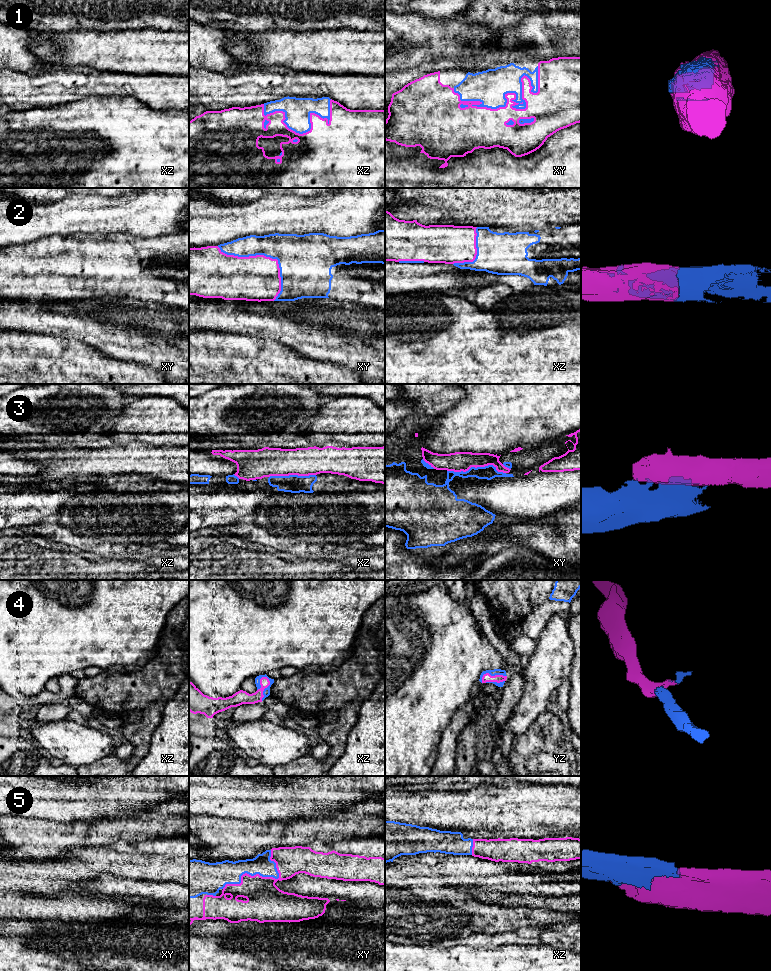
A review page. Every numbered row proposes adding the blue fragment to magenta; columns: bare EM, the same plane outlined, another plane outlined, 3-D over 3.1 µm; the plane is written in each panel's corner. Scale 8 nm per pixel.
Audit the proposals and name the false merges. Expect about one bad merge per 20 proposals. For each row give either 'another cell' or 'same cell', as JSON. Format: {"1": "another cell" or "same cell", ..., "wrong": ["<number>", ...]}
{"1": "same cell", "2": "same cell", "3": "another cell", "4": "same cell", "5": "same cell", "wrong": ["3"]}

